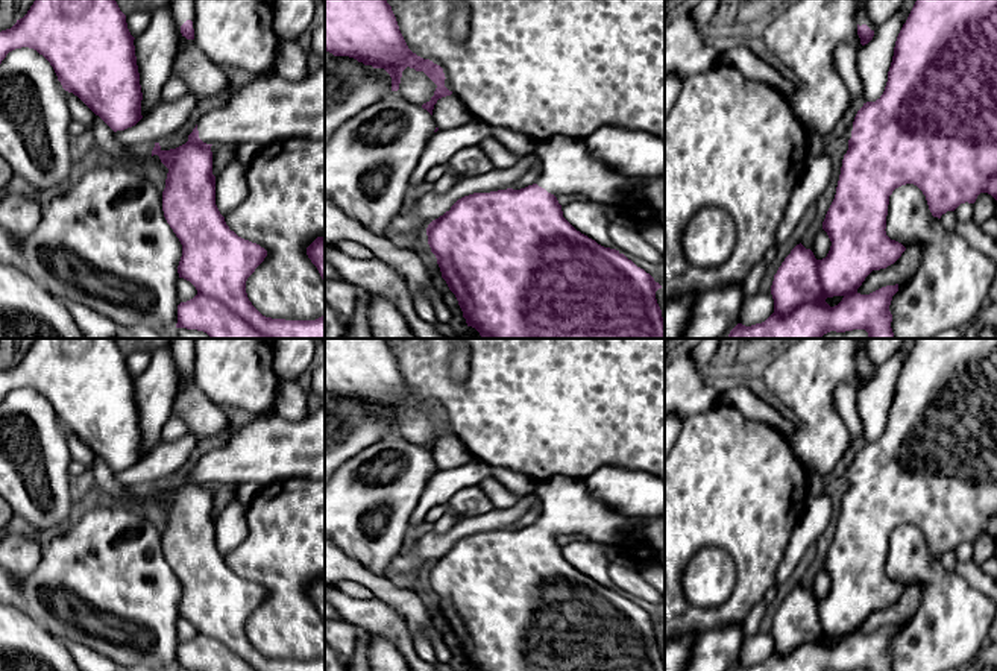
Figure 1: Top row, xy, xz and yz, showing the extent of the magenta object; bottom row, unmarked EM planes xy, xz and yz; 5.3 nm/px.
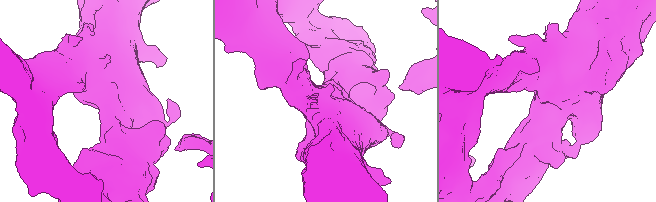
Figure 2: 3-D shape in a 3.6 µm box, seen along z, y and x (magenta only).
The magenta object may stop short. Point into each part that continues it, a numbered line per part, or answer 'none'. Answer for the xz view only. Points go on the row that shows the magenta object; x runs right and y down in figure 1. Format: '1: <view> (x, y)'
1: xz (568, 167)

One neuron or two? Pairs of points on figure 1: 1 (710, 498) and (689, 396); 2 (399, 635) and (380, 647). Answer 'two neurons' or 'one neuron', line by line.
1: two neurons
2: two neurons

